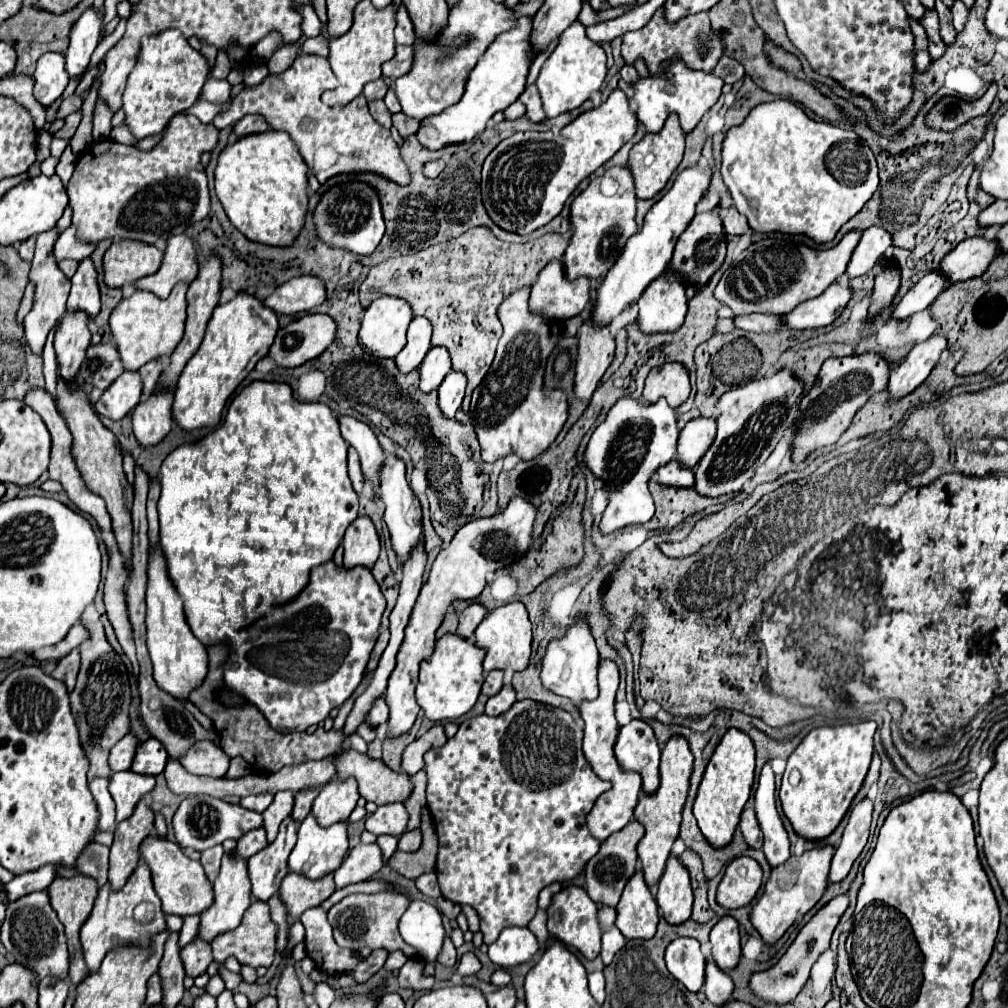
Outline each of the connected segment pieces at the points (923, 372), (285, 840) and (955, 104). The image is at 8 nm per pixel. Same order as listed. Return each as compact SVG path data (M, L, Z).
M932 335L926 341L914 345L914 349L906 355L906 359L892 369L888 391L892 399L900 399L912 393L918 385L926 381L930 371L934 369L942 351L948 349L948 341L942 335Z
M288 817L278 831L274 843L266 849L250 857L248 861L248 877L250 877L250 893L256 901L268 901L274 893L278 893L284 875L288 873L288 855L296 843L298 825Z
M994 83L988 87L984 97L980 97L976 101L962 101L956 97L944 97L934 105L934 109L928 113L926 121L930 127L952 131L952 129L964 125L966 121L970 121L978 115L984 115L988 111L988 107L992 105L994 97L996 97Z

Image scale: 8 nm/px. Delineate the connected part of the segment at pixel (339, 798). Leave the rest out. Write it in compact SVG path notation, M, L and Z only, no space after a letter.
M334 777L320 789L320 795L316 797L312 805L312 813L316 815L318 823L322 827L328 827L338 821L346 821L356 807L358 801L358 785L356 779L338 779Z

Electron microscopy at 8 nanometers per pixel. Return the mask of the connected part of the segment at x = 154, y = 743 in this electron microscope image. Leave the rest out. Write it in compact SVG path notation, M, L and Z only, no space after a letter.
M150 737L136 747L136 757L132 761L130 771L140 775L158 775L164 771L166 761L168 761L168 753L164 745L158 739Z

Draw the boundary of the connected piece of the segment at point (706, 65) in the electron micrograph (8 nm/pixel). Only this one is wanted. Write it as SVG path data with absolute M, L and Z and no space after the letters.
M660 7L654 13L654 17L650 19L648 25L644 25L638 31L626 33L622 37L622 57L624 57L624 63L626 65L634 65L638 59L644 59L648 71L652 75L662 73L662 77L664 77L664 61L670 61L674 57L678 57L684 63L688 63L690 69L710 73L716 67L716 63L720 61L722 53L724 53L724 43L718 37L712 37L708 13L696 13L696 15L682 17L680 21L670 23L664 17L664 7Z

